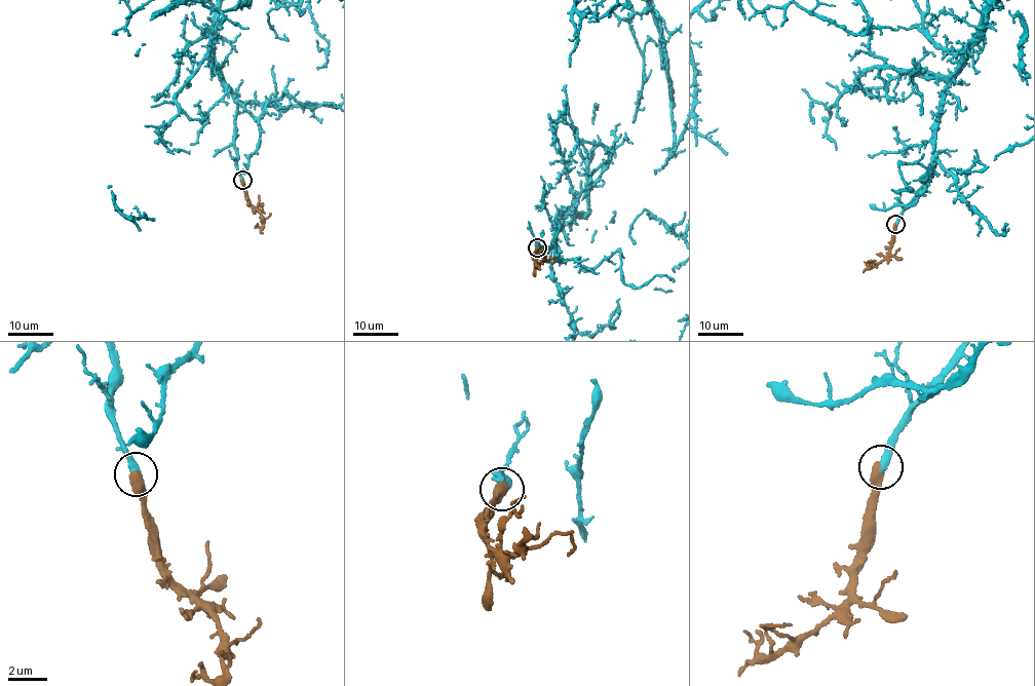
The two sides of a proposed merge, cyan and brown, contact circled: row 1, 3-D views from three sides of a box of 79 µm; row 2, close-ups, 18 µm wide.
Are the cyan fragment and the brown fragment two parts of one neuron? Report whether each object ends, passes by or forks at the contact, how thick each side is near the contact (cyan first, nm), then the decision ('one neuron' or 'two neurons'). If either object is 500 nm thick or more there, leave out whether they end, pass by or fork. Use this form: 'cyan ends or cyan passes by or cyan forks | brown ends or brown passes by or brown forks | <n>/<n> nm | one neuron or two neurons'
360/600 nm | one neuron

